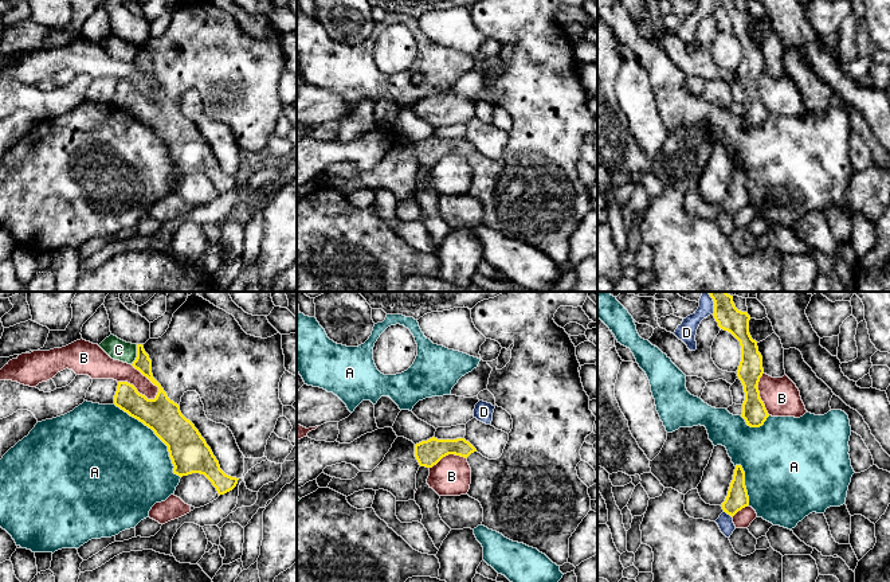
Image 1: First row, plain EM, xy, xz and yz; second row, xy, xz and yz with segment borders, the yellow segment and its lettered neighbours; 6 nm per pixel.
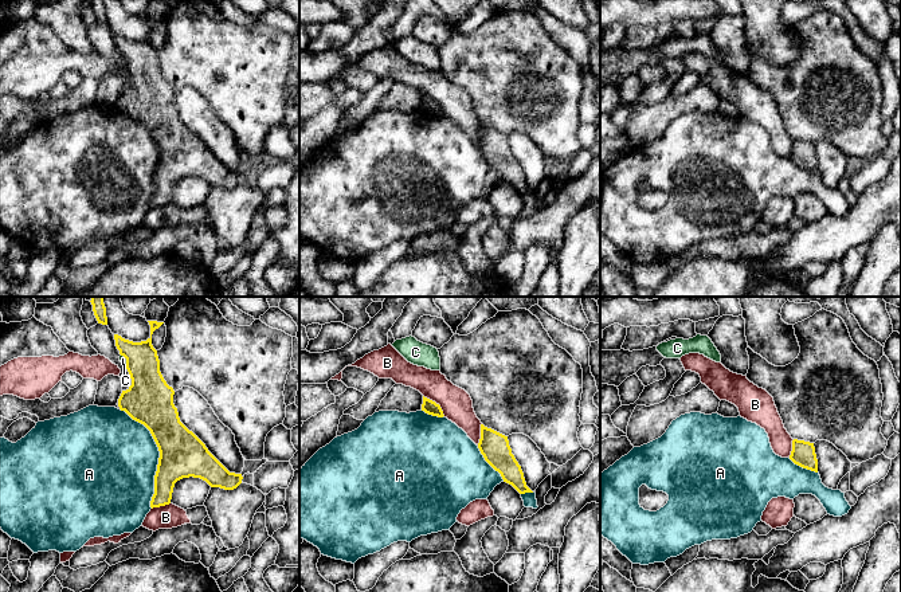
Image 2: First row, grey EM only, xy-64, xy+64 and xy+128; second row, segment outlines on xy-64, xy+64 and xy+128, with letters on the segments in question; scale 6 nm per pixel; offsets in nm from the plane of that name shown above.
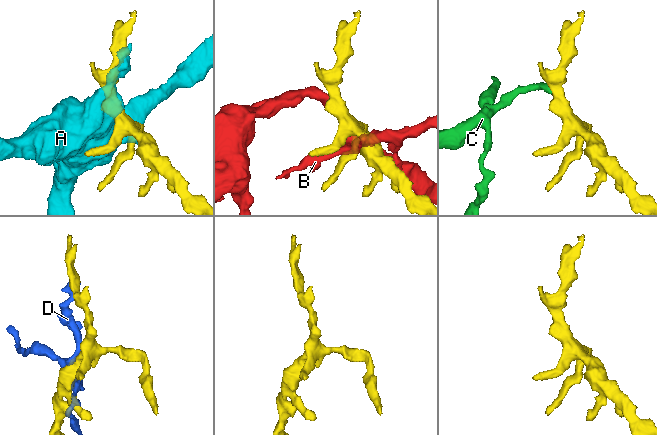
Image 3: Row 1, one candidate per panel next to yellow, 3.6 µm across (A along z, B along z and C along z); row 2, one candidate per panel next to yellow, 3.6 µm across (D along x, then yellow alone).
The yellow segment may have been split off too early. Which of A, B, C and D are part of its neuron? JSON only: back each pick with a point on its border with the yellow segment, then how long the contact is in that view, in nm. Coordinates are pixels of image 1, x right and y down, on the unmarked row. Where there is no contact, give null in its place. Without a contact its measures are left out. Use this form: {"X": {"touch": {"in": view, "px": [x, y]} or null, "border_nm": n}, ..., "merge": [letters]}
{"merge": []}

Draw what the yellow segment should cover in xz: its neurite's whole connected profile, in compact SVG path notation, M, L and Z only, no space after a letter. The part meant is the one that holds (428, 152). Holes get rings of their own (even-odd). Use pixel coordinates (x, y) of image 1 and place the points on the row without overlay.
M435 136L415 144L415 156L420 165L432 167L443 156L455 153L467 157L477 148L464 137L438 138Z

